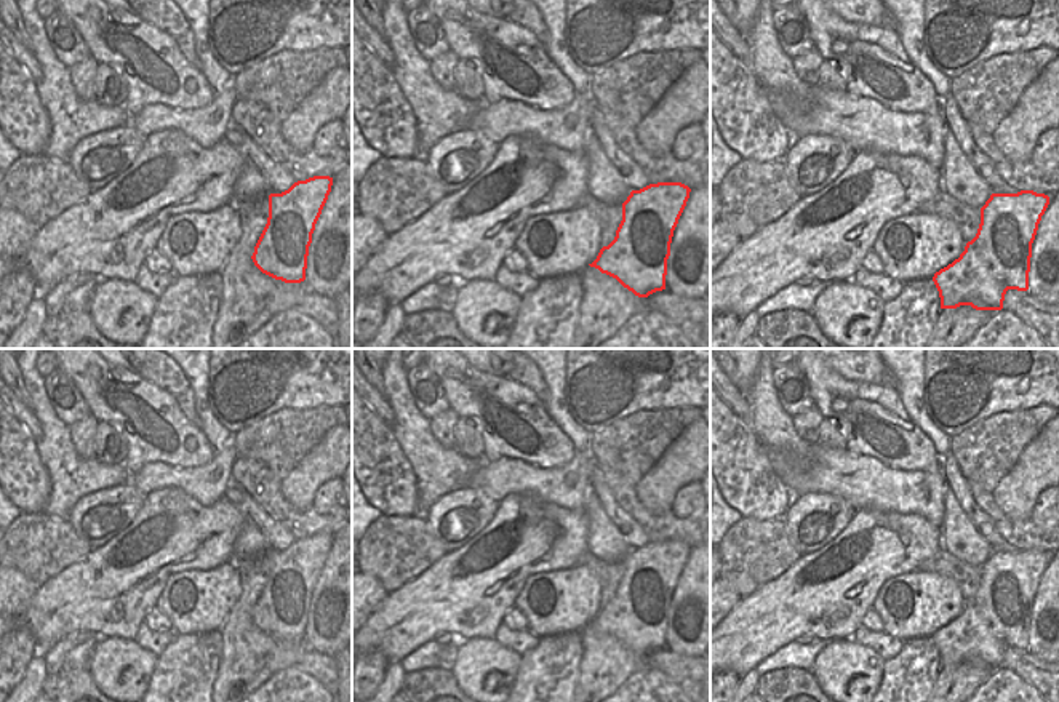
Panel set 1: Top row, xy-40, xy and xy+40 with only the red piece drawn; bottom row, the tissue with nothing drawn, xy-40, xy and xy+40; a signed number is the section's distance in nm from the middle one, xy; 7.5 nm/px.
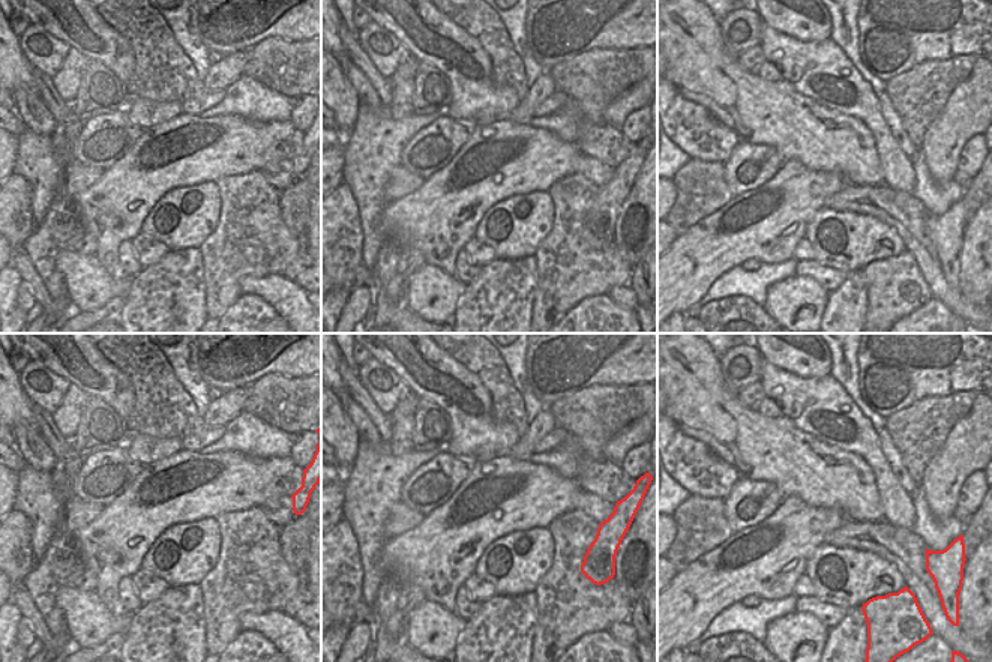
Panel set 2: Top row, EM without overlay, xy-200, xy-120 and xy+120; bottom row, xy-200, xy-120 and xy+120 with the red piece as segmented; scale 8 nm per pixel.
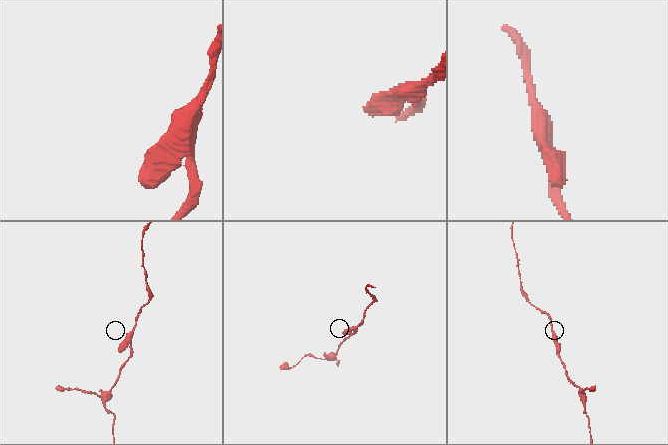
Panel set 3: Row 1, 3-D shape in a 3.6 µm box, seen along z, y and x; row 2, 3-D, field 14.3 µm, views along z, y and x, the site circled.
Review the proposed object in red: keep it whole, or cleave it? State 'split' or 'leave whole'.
leave whole

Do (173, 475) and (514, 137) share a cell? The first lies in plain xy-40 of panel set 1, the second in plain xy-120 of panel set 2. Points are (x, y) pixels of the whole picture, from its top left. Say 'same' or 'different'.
different

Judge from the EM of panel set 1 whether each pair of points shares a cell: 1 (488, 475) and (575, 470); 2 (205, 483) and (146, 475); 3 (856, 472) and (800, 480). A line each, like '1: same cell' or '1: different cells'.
1: same cell
2: same cell
3: same cell

